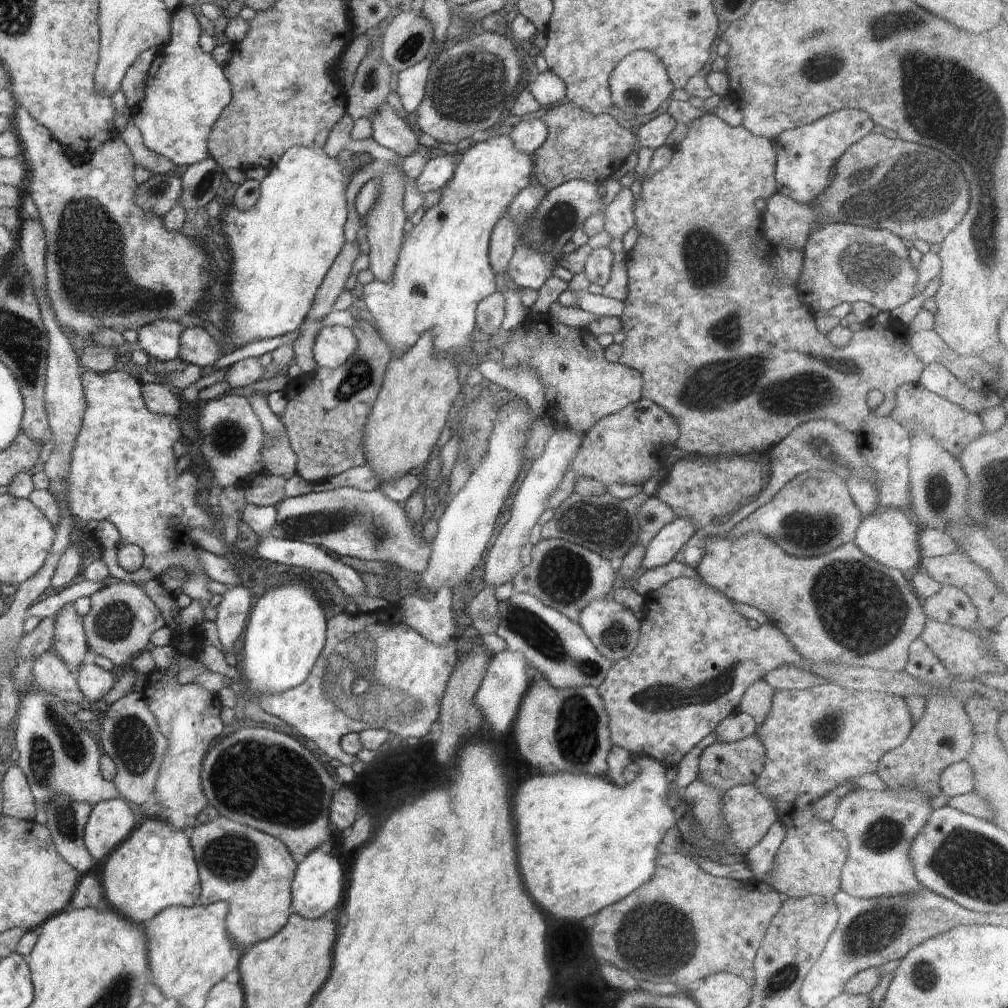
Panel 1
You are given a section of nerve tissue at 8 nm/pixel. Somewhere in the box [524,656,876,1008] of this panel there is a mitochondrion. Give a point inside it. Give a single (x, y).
(659, 938)

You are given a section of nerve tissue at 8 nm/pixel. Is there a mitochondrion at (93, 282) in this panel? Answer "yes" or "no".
yes

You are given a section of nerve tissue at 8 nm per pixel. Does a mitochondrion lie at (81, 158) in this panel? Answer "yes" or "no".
no

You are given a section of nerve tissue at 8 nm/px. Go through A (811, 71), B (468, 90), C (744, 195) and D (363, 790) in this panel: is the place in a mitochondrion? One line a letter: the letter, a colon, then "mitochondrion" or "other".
A: mitochondrion
B: mitochondrion
C: other
D: other

